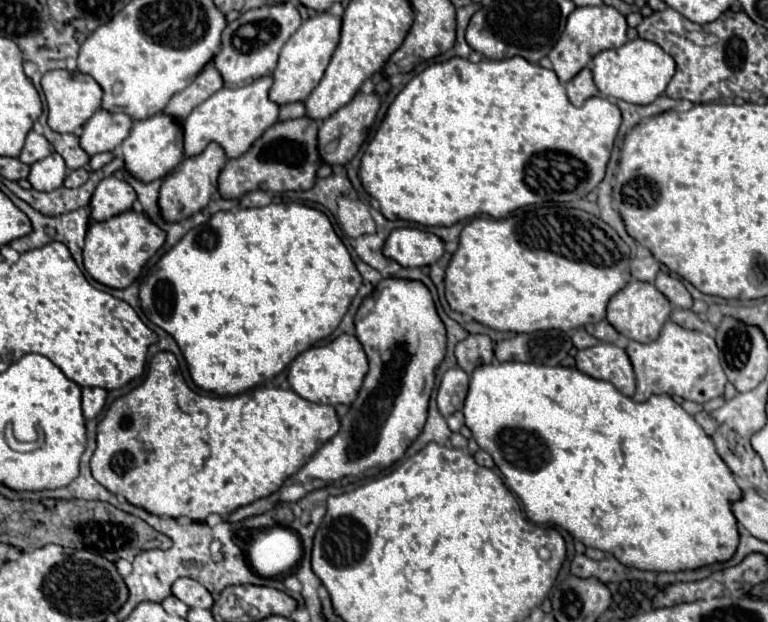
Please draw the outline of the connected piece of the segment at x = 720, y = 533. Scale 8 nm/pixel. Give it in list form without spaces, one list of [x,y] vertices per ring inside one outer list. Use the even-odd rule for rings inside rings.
[[[517,361],[479,363],[469,377],[469,391],[465,397],[463,415],[465,415],[465,425],[473,433],[473,439],[483,451],[487,451],[493,457],[495,465],[505,477],[507,487],[521,499],[525,515],[533,523],[563,527],[573,537],[577,537],[585,547],[601,549],[617,557],[619,563],[627,567],[645,569],[645,571],[699,569],[703,565],[711,565],[715,561],[727,561],[733,557],[739,543],[739,531],[729,503],[741,497],[741,489],[737,487],[733,473],[729,471],[725,461],[719,457],[713,439],[705,435],[701,425],[669,395],[651,395],[647,401],[637,403],[631,397],[625,397],[621,391],[617,391],[609,381],[593,379],[587,373],[581,373],[577,367],[561,367],[561,365],[541,367],[541,365],[517,363]]]

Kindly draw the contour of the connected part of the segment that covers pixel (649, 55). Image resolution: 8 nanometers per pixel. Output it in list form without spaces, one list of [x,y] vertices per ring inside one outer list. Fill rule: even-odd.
[[[633,39],[621,45],[619,49],[601,51],[593,59],[593,79],[595,87],[603,97],[623,99],[635,105],[653,103],[659,95],[663,95],[671,77],[675,75],[675,61],[669,53],[665,53],[657,43],[647,39]]]

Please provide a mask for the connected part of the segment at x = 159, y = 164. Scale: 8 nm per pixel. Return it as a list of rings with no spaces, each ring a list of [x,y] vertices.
[[[157,113],[145,121],[137,121],[129,137],[121,143],[121,153],[127,171],[133,173],[143,183],[165,177],[183,159],[183,139],[179,135],[181,135],[181,123],[177,123],[177,119],[173,119],[171,115]]]

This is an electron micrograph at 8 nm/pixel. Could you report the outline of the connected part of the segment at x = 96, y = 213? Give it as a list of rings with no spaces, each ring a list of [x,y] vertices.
[[[109,175],[97,185],[97,189],[91,197],[91,203],[89,203],[91,217],[95,221],[111,219],[113,215],[129,211],[135,199],[137,199],[137,195],[127,181],[115,177],[115,175]]]

